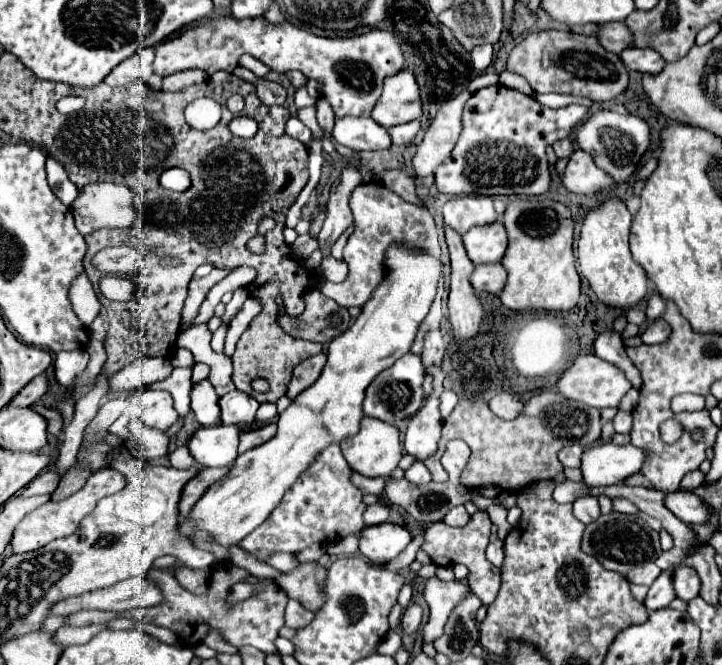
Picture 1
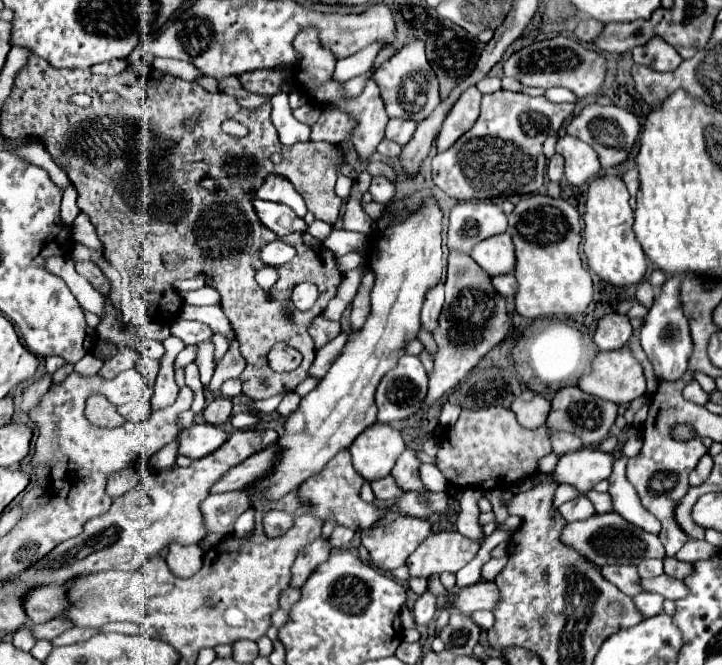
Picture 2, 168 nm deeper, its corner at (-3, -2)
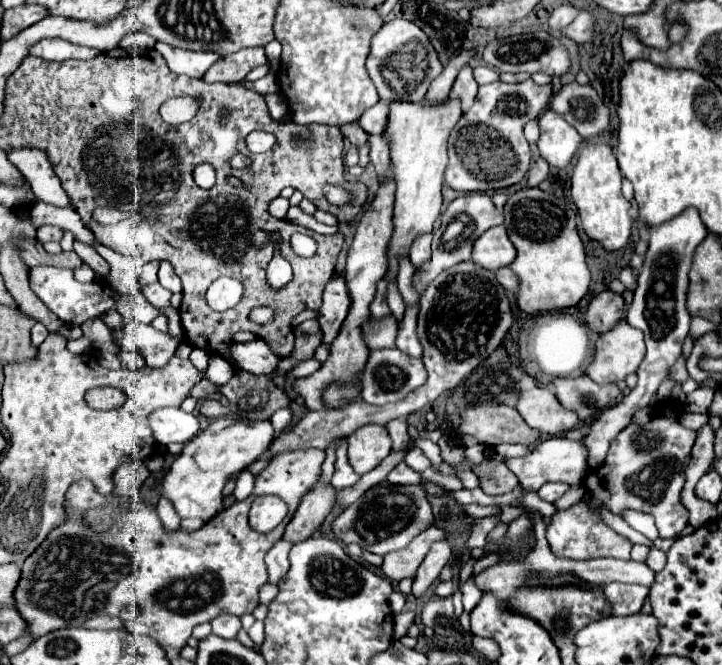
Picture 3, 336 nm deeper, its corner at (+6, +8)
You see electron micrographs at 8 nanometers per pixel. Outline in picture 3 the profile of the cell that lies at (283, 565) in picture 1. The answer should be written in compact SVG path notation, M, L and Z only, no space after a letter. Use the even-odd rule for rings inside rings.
M242 471L240 477L238 477L238 481L236 481L234 497L236 497L238 501L242 501L242 499L246 499L246 497L252 493L252 489L254 489L254 473Z

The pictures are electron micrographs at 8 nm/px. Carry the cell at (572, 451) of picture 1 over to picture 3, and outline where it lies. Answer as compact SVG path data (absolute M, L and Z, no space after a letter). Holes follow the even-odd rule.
M534 387L532 391L522 391L516 409L530 427L550 437L564 435L578 425L576 413L564 409L554 397L554 391L548 387Z

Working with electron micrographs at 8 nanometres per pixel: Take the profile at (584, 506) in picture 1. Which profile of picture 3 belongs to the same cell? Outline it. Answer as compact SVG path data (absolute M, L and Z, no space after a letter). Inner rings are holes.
M546 483L546 485L542 485L542 487L538 489L538 495L540 495L540 499L554 503L554 501L556 501L558 497L562 497L566 491L568 491L568 485L566 485L566 483Z

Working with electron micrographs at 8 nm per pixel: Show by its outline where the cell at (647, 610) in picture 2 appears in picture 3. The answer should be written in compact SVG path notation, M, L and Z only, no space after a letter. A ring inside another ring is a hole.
M610 583L604 589L604 597L612 607L612 615L636 615L640 613L648 587L644 585L628 585L628 583Z

